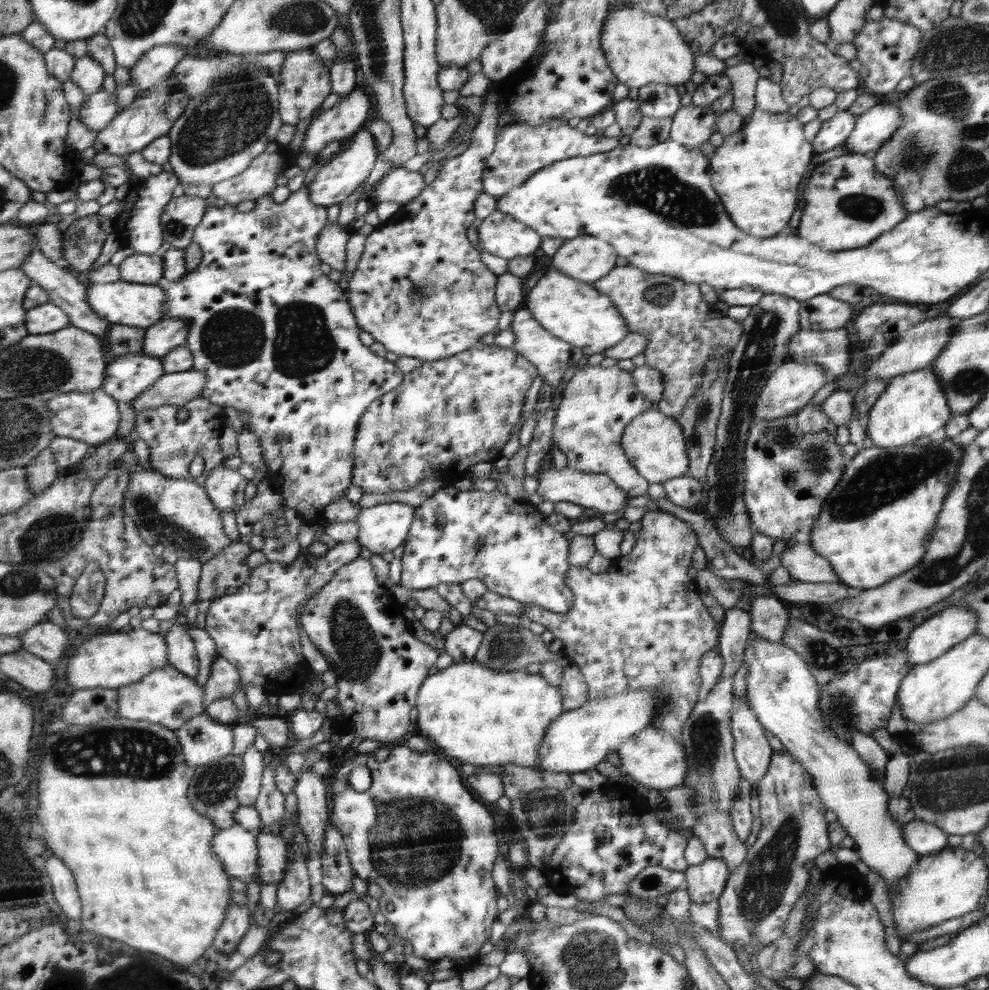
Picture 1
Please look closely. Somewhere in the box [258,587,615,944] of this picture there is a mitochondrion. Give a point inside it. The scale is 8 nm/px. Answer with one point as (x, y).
(413, 840)

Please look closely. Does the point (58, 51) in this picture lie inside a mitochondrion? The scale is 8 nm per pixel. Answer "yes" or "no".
no

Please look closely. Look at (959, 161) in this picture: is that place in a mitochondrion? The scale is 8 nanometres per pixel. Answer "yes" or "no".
yes

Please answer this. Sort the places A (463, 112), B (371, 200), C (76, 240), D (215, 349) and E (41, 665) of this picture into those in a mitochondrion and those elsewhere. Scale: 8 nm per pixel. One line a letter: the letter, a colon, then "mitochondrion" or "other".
A: other
B: other
C: mitochondrion
D: mitochondrion
E: other

